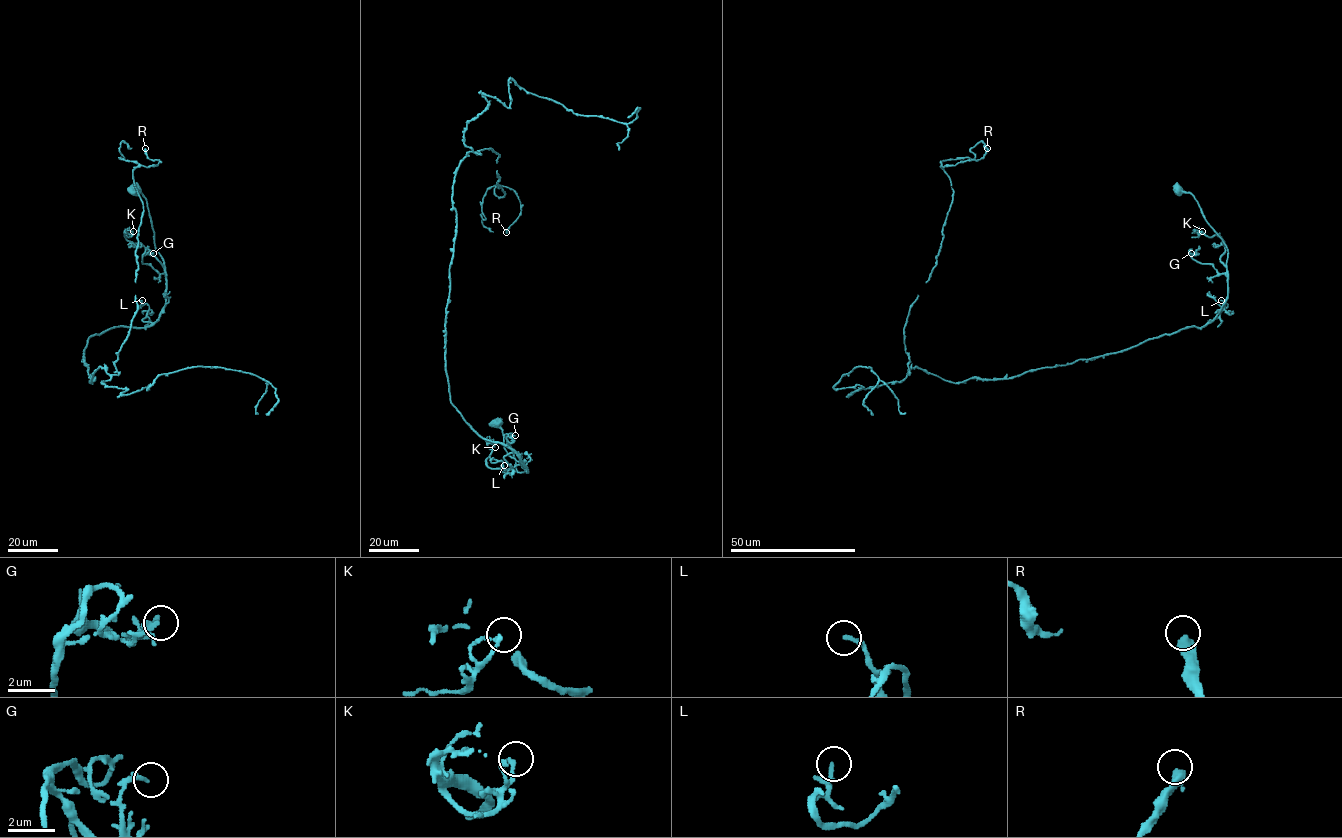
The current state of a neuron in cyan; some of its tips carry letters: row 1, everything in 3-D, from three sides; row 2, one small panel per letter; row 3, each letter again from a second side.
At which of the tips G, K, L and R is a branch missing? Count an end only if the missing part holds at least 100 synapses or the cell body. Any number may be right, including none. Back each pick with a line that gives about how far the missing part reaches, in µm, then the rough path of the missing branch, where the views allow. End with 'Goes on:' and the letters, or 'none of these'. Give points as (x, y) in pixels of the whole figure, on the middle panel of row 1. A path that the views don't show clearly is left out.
Goes on: none of these

